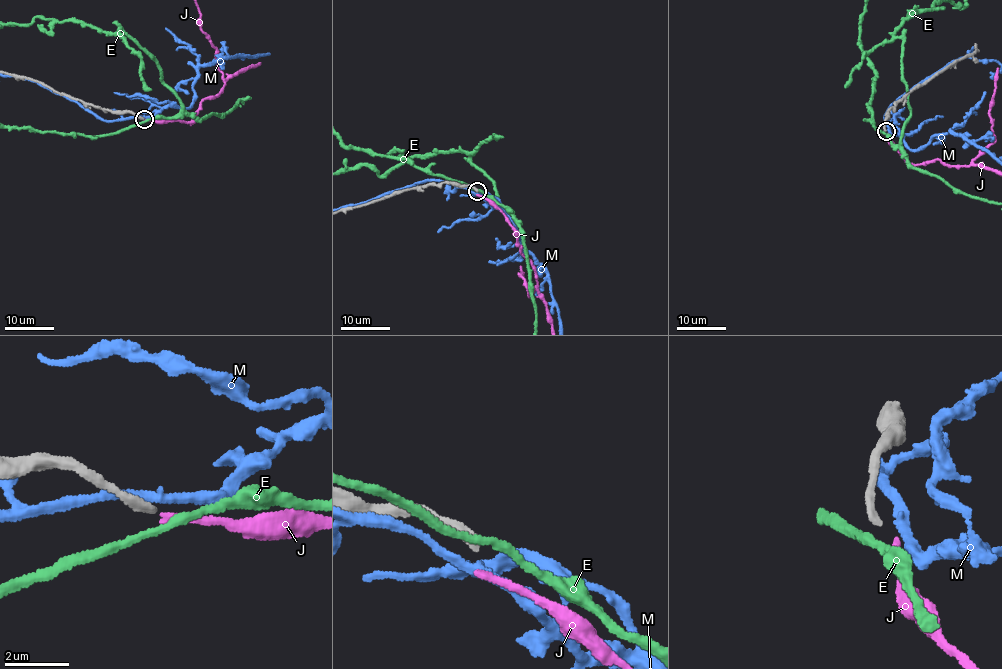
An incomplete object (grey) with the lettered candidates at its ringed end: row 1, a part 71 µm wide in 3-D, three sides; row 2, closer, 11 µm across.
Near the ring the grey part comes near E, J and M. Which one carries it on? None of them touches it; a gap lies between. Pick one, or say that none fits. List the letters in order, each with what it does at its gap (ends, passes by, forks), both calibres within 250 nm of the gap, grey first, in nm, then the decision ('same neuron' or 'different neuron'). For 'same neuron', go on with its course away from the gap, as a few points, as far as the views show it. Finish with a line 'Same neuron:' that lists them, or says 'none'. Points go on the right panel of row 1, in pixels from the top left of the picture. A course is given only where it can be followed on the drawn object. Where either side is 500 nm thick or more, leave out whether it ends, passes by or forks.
E: it passes by; 280 nm thick on the grey side, 240 nm on the other; different neuron
J: it ends there; 280 nm thick on the grey side, 200 nm on the other; different neuron
M: it passes by; 280 nm thick on the grey side, 280 nm on the other; different neuron
Same neuron: none

